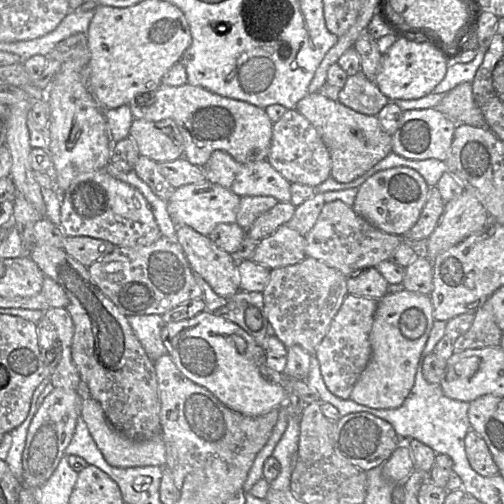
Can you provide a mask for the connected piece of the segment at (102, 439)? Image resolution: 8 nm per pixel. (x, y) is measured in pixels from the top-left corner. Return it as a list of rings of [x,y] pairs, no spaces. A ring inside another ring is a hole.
[[[92,397],[87,398],[82,401],[81,406],[81,418],[86,423],[89,432],[91,433],[93,439],[95,440],[98,448],[102,452],[105,460],[114,467],[126,468],[126,467],[143,467],[143,466],[160,466],[164,467],[166,463],[166,448],[165,443],[162,438],[162,427],[161,435],[156,435],[148,440],[134,440],[121,431],[114,428],[108,421],[104,410],[100,403],[94,400]]]

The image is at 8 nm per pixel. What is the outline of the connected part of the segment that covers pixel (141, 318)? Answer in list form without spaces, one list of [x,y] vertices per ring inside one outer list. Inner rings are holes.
[[[134,315],[127,316],[127,318],[134,333],[152,361],[167,353],[167,348],[161,337],[164,325],[162,315]]]

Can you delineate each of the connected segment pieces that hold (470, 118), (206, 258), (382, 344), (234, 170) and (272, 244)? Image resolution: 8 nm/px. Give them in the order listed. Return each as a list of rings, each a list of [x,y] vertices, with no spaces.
[[[472,83],[458,84],[446,93],[436,109],[456,124],[487,127],[484,116],[474,101]]]
[[[177,225],[176,234],[192,271],[199,274],[217,295],[228,299],[240,290],[238,263],[231,254],[187,225]]]
[[[403,289],[378,300],[370,332],[371,358],[355,383],[350,399],[376,409],[400,407],[415,383],[417,364],[434,320],[430,295]]]
[[[214,151],[208,161],[201,167],[207,181],[221,185],[240,197],[272,196],[278,202],[290,202],[290,184],[267,160],[239,163],[229,154]]]
[[[283,225],[258,242],[251,260],[270,270],[294,265],[307,257],[305,244],[305,236]]]

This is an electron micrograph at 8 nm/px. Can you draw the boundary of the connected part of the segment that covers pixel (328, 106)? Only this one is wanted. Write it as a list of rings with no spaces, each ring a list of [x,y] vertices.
[[[319,92],[308,93],[295,109],[317,130],[331,157],[331,177],[349,183],[366,173],[392,152],[392,135],[386,133],[377,116],[368,116],[333,101]]]

